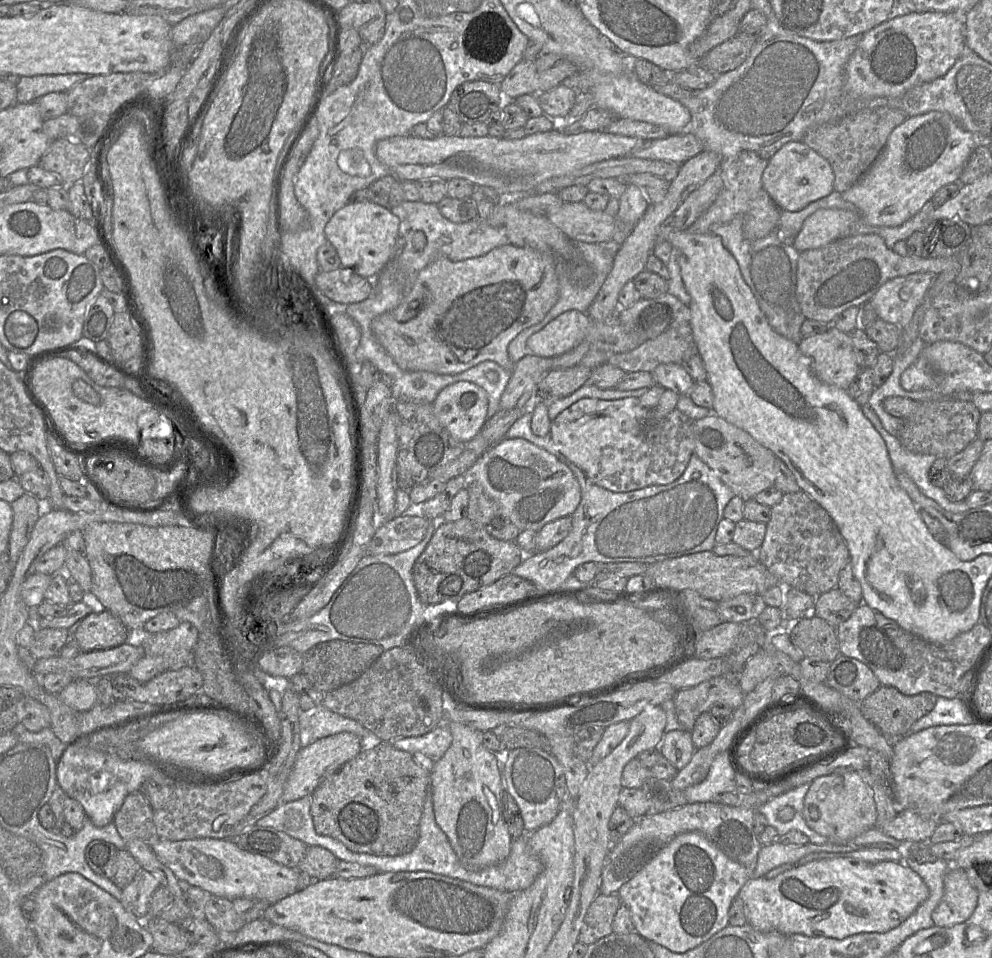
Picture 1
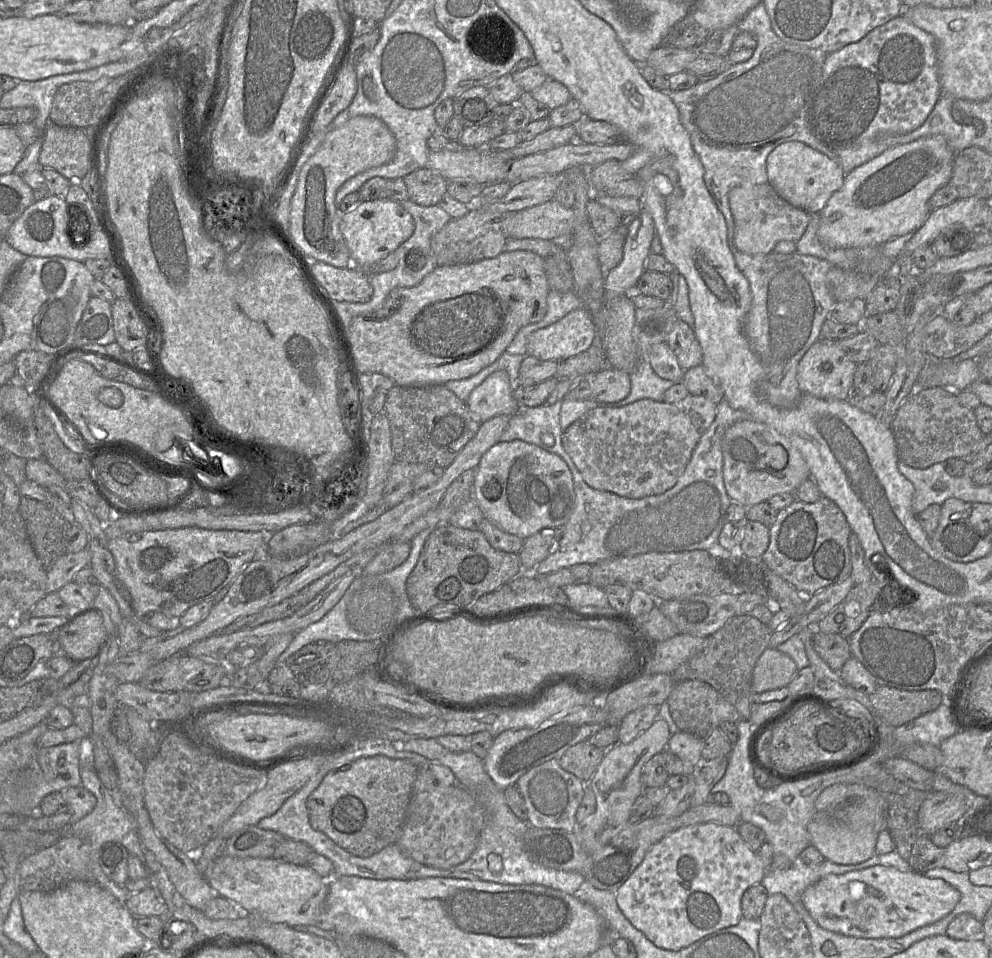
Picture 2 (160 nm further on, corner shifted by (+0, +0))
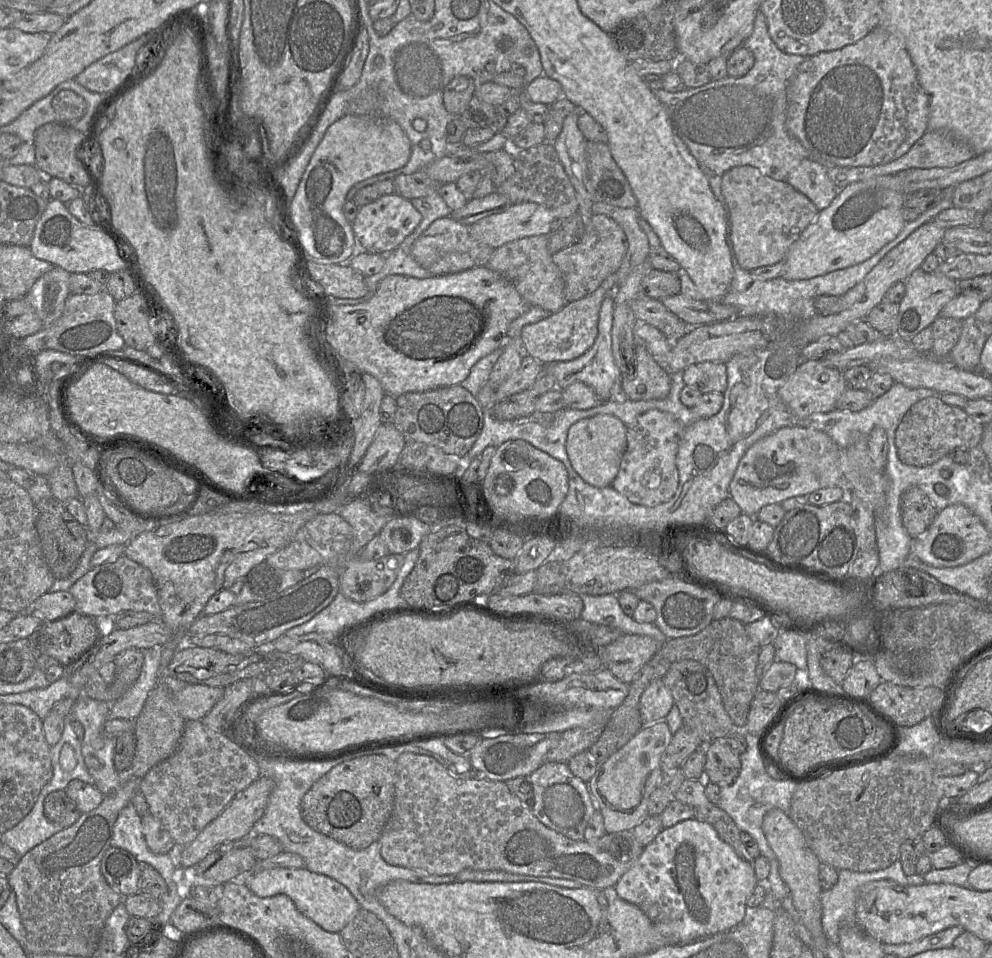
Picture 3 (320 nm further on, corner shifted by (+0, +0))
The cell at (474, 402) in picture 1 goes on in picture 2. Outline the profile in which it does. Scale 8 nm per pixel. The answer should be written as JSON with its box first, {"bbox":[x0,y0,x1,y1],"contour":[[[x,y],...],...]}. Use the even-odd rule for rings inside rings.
{"bbox":[465,371,521,423],"contour":[[[506,371],[492,373],[465,402],[471,417],[478,423],[484,423],[498,415],[516,414],[521,406],[513,396],[514,386]]]}

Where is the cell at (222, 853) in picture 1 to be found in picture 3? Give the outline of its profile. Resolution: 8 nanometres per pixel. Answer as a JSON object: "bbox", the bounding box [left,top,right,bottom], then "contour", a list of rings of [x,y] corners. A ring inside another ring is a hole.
{"bbox":[244,867,360,933],"contour":[[[305,867],[253,870],[244,877],[244,883],[261,898],[278,894],[288,896],[304,916],[327,932],[339,933],[360,910],[360,905],[344,885]]]}

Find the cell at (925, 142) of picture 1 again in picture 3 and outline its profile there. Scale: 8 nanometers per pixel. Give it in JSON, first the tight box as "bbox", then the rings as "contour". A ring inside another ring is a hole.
{"bbox":[782,178,907,280],"contour":[[[875,178],[851,183],[839,190],[831,204],[819,211],[816,219],[789,248],[783,259],[782,278],[805,280],[862,263],[893,240],[907,223],[902,215],[904,194],[881,186]]]}

